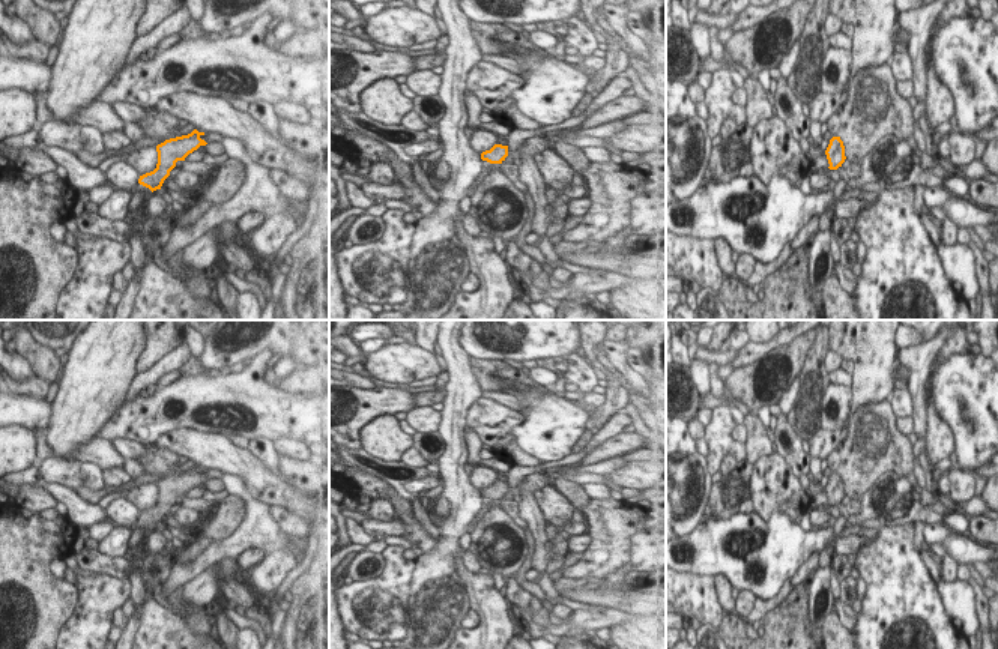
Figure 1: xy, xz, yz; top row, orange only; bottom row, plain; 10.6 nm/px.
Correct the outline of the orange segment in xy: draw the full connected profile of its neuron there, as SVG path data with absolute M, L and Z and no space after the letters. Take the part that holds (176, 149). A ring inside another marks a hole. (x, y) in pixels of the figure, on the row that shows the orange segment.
M194 129L188 135L176 137L165 140L156 146L158 164L156 168L150 173L140 176L138 182L134 185L134 192L128 203L128 215L141 207L144 200L156 189L161 189L164 180L170 176L170 171L176 167L177 161L185 161L185 158L197 150L200 146L207 143L200 137L204 132Z

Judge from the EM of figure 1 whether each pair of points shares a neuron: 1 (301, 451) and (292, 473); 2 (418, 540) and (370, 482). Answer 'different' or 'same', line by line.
1: different
2: same

